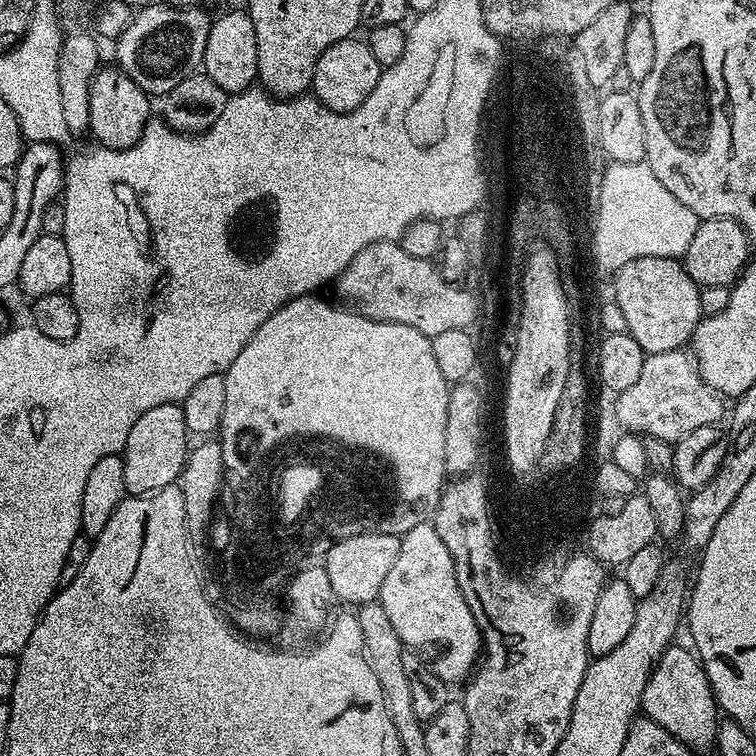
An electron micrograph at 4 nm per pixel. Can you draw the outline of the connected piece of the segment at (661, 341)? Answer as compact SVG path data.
M670 256L634 258L618 270L614 281L619 291L619 297L614 302L622 310L622 314L626 314L627 333L634 338L634 342L638 342L638 346L642 346L646 354L675 352L683 349L691 341L692 333L702 319L700 288L686 274L679 259Z

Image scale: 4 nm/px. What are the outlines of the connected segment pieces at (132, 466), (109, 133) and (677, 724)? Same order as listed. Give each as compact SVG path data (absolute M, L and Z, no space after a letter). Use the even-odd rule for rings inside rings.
M163 404L146 410L126 438L123 450L124 469L126 470L126 493L134 496L147 496L163 488L173 487L180 479L180 473L187 462L190 451L190 433L183 418L180 404Z
M101 67L90 86L90 122L88 132L97 145L106 148L133 148L142 138L153 115L148 93L141 90L119 67Z
M669 646L656 661L656 666L646 682L646 690L640 699L643 715L658 722L658 726L662 726L689 748L711 749L716 743L718 731L718 709L712 687L695 651L687 647L676 647Z

